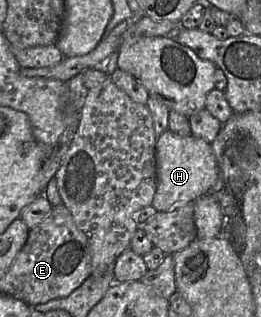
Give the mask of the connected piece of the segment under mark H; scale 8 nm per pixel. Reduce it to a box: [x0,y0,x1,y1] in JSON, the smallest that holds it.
[151,129,219,212]

